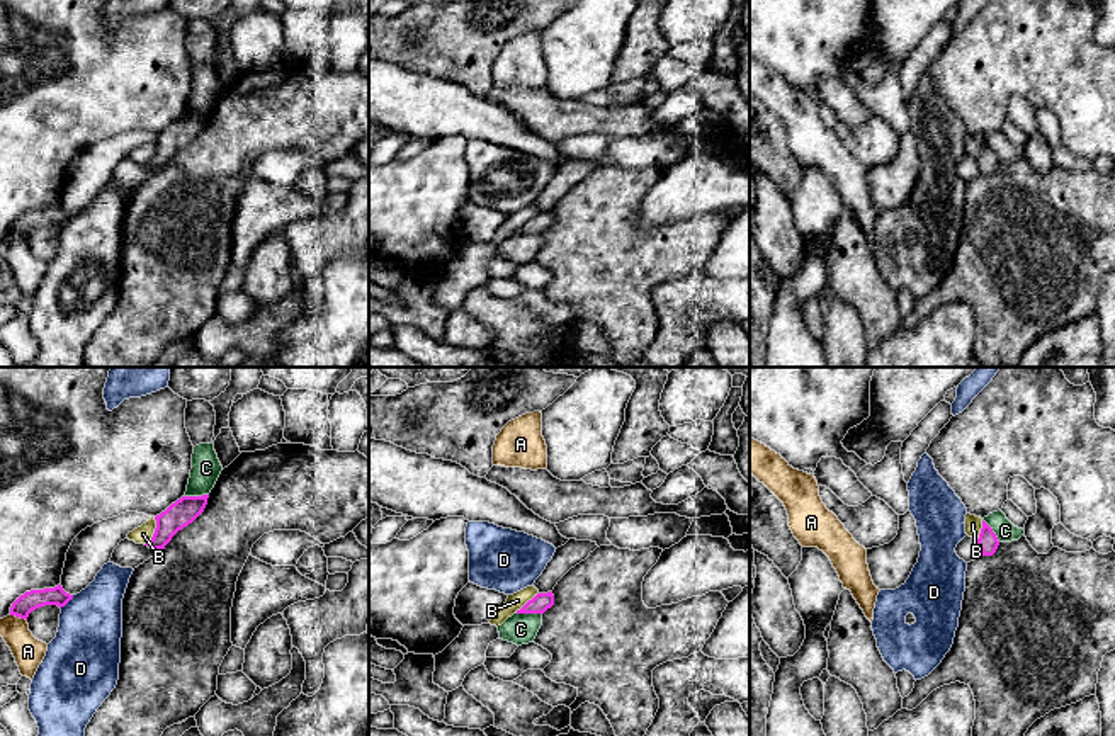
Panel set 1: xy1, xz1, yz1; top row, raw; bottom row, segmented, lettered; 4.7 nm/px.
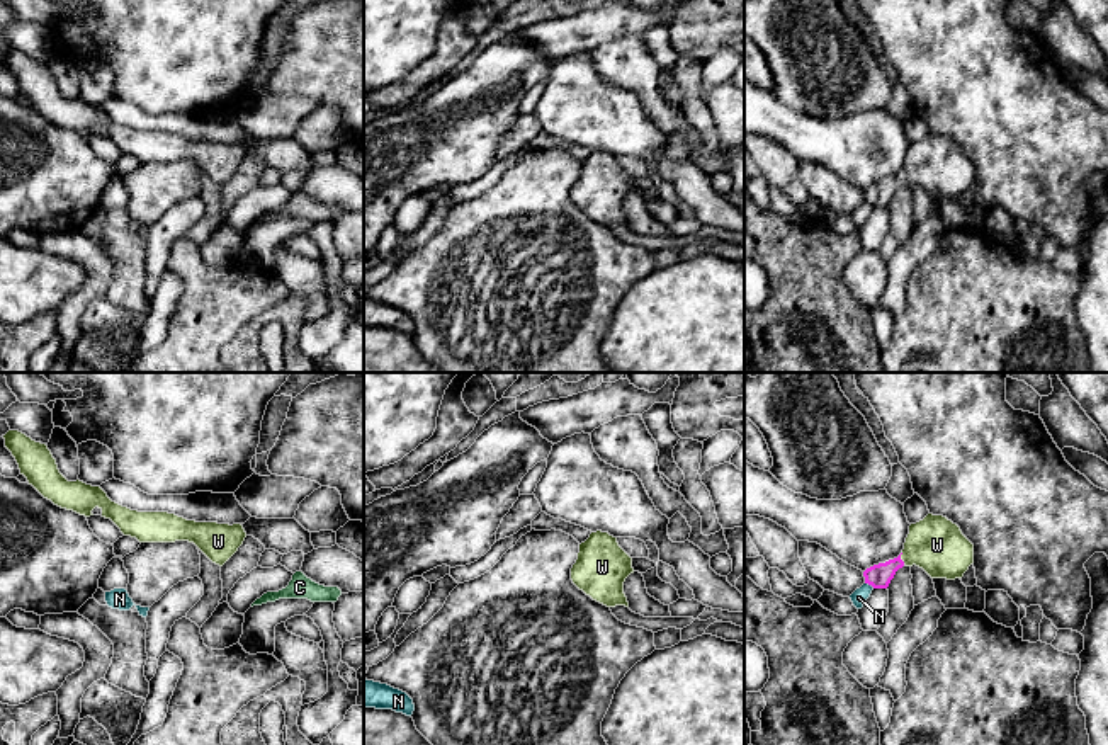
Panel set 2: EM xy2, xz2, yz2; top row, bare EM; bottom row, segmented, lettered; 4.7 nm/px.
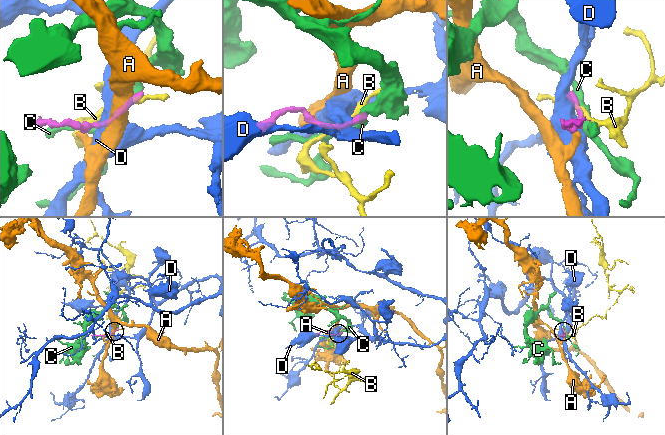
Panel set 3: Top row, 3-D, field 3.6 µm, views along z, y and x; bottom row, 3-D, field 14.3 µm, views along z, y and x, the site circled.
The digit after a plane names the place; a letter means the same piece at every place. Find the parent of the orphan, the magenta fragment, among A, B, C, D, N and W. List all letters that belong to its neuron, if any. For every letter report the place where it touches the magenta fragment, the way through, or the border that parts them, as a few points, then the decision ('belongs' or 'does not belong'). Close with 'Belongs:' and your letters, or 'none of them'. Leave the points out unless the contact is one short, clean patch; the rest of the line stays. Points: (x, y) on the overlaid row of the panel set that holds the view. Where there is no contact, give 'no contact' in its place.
A: meets magenta in xy1 at (17, 616); border along xy1 (9, 614), (26, 621); does not belong
B: meets magenta in xy1 at (155, 531); does not belong
C: meets magenta in xy1 at (196, 497); does not belong
D: meets magenta in xy1 at (67, 602); border along xy1 (73, 595), (60, 607); does not belong
N: meets magenta in yz2 at (870, 584); border along yz2 (865, 582), (874, 587); does not belong
W: meets magenta in yz2 at (899, 558); runs through yz2 (879, 575), (899, 558), (937, 545); belongs
Belongs: W

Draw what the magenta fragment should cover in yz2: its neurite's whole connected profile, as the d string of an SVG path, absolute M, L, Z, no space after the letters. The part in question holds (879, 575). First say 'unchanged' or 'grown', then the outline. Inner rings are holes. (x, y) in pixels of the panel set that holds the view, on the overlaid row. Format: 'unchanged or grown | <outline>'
grown | M928 514L909 526L902 553L863 572L865 583L887 589L899 568L919 566L931 578L962 578L974 563L974 544L943 515Z

